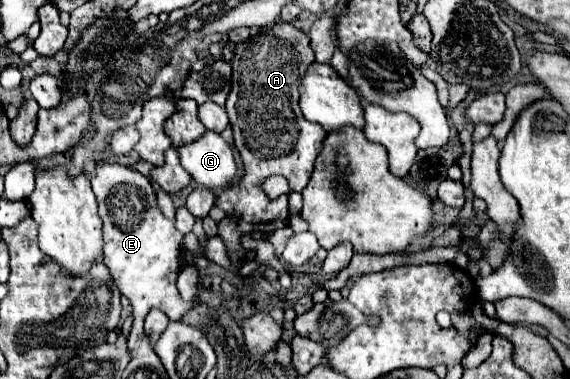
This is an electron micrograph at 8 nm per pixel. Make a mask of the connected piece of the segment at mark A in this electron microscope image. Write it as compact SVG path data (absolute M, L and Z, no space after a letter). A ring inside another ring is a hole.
M275 23L275 27L271 29L269 35L257 35L251 37L243 43L239 43L235 47L235 55L233 55L233 79L231 79L231 93L227 97L225 109L229 115L229 123L233 127L233 137L235 137L235 147L241 153L243 165L245 165L245 175L239 181L239 185L233 185L229 189L225 189L219 197L217 197L217 207L221 207L223 211L229 211L227 219L219 221L219 235L225 239L229 257L235 265L241 263L245 249L241 247L239 239L241 233L273 233L277 229L287 227L287 219L289 219L289 211L287 211L287 201L289 195L281 195L277 199L269 199L267 193L263 191L263 183L267 177L271 175L283 175L289 181L289 189L291 191L303 191L305 185L311 179L313 173L313 163L315 157L321 153L323 147L323 139L325 139L325 129L317 123L305 121L301 109L299 109L299 87L303 83L303 77L307 73L307 67L315 61L309 37L293 27L291 23ZM239 213L241 217L235 219L233 215Z

